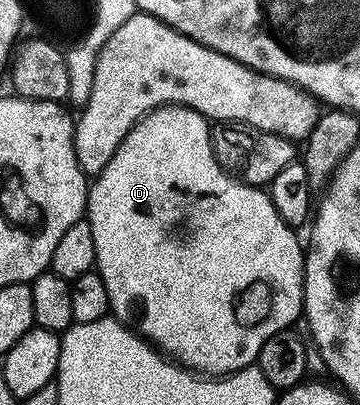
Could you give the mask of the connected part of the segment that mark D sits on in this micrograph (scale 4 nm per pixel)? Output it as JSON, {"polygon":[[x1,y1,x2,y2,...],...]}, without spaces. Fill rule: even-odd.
{"polygon":[[162,105,158,109,151,109,144,115,144,118,136,124,126,135,126,139,122,139,120,146,114,151,114,155,110,159,110,163,106,163,106,167,102,172,95,174,94,180,91,182,88,190,88,207,86,210,86,220,90,223,90,231,94,231,94,251,96,252,95,272,100,274,102,283,106,283,106,295,108,296,108,308,111,316,116,320,137,330,145,341,152,342,165,357,171,359,175,364,197,374,197,375,227,375,236,373,240,369,244,369,247,365,256,364,256,356,262,351,262,343,266,343,266,339,270,339,270,335,278,335,284,329,292,329,295,321,301,320,304,311,304,254,306,252,302,241,296,238,297,230,291,225,285,225,284,221,278,215,278,211,274,207,271,197,263,188,247,185,241,181,236,181,225,171,224,166,216,162,216,150,214,148,214,133,211,133,210,122,207,117,203,117,198,111,194,111,185,105]]}

